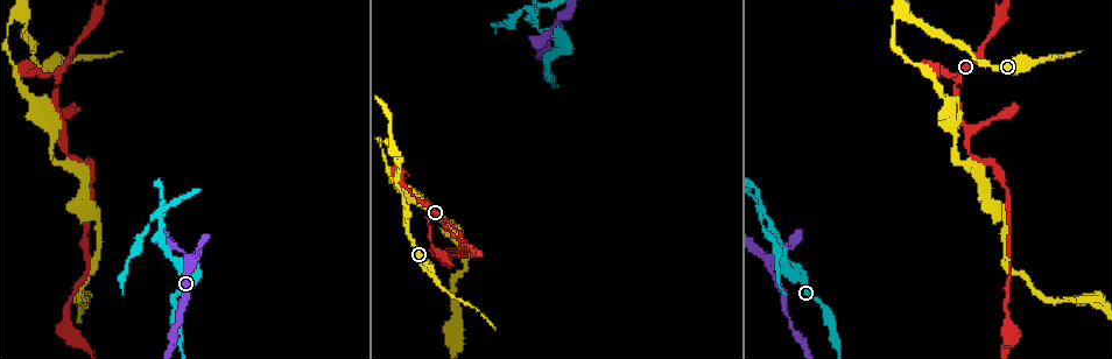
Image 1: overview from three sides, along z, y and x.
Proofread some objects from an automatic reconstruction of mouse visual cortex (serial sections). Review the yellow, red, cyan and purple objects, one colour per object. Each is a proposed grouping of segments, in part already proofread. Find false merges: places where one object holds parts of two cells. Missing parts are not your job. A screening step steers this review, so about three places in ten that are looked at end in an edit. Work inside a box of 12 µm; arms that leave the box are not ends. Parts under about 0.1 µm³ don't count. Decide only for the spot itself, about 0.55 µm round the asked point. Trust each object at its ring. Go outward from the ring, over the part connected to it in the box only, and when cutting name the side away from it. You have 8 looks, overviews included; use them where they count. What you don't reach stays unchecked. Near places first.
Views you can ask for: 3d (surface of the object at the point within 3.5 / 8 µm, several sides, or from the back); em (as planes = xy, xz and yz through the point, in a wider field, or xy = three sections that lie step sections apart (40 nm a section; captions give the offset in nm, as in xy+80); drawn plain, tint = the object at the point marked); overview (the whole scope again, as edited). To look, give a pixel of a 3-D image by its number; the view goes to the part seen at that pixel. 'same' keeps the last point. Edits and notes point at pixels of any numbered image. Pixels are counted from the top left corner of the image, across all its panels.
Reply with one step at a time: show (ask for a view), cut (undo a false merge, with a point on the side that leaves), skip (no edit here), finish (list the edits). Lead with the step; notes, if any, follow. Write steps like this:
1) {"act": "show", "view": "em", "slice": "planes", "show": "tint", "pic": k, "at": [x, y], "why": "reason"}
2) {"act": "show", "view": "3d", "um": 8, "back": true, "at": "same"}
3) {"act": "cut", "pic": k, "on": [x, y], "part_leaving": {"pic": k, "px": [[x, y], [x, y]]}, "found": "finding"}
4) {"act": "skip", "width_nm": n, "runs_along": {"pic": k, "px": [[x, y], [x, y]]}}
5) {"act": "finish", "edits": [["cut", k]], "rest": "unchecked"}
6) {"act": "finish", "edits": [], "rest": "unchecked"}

{"act": "show", "view": "3d", "um": 3.5, "back": true, "pic": 1, "at": [161, 219], "why": "four arms meet"}

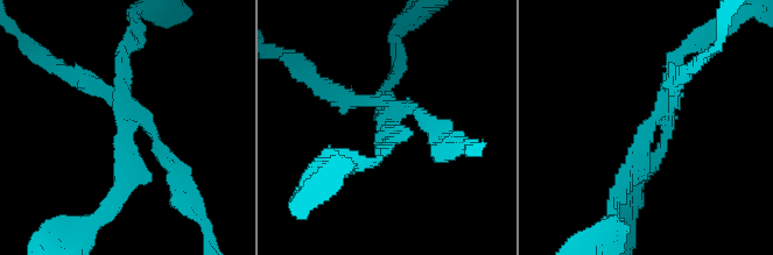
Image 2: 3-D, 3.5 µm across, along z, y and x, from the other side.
{"act": "show", "view": "em", "slice": "xy", "step": 1, "show": "tint", "pic": 2, "at": [128, 124]}

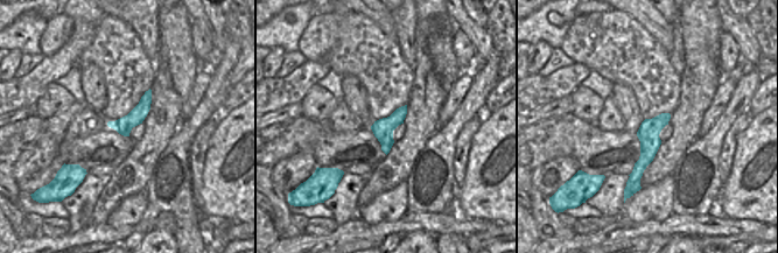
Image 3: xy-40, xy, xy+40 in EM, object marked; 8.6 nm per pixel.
{"act": "cut", "pic": 2, "on": [339, 103], "found": "two cells meet here"}

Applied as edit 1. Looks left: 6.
{"act": "show", "view": "3d", "um": 3.5, "pic": 1, "at": [429, 214], "why": "a fork"}

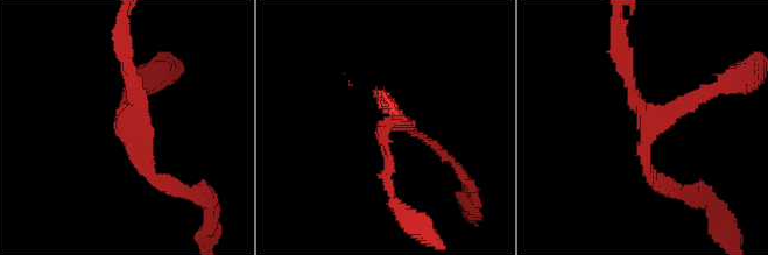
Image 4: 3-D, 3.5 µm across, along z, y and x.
{"act": "show", "view": "em", "slice": "xy", "step": 3, "show": "tint", "pic": 4, "at": [644, 113], "why": "shape alone is not enough"}

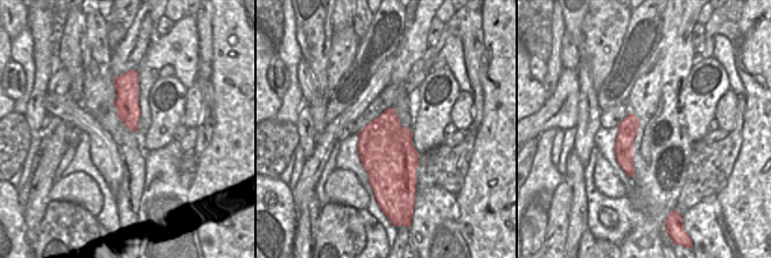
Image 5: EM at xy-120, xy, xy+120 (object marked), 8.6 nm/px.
{"act": "skip", "runs_along": {"pic": 4, "px": [[125, 43], [128, 147], [156, 183]]}, "found": "continuous, no second cell"}

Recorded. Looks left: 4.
{"act": "show", "view": "3d", "um": 3.5, "pic": 1, "at": [22, 14], "why": "two arms in line, one across"}

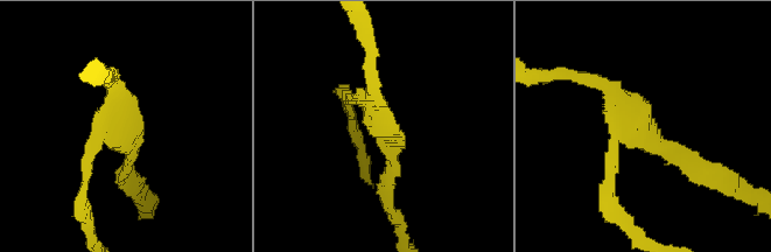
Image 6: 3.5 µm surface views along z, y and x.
{"act": "show", "view": "em", "slice": "xy", "step": 2, "show": "tint", "pic": 6, "at": [643, 132], "why": "need the tissue"}

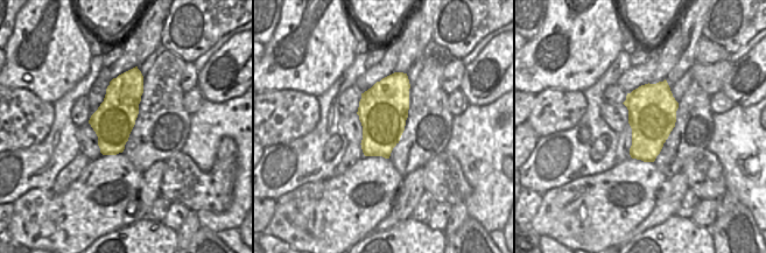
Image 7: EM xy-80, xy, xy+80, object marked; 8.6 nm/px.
{"act": "show", "view": "em", "slice": "xy", "step": 3, "show": "tint", "at": "same"}

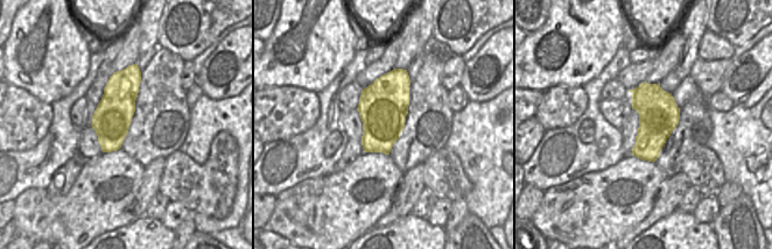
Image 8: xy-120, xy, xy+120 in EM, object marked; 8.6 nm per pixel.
{"act": "cut", "pic": 6, "on": [609, 172], "arms": 3, "arm_widths_nm": [150, 150, 200], "part_leaving": {"pic": 6, "px": [[617, 139], [609, 207], [638, 239]]}, "found": "two cells meet here"}

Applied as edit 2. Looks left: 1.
{"act": "finish", "edits": [["cut", 2], ["cut", 6]], "rest": "unchecked"}

